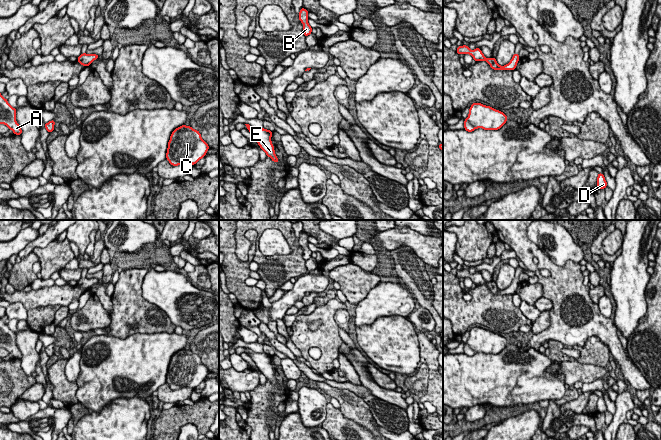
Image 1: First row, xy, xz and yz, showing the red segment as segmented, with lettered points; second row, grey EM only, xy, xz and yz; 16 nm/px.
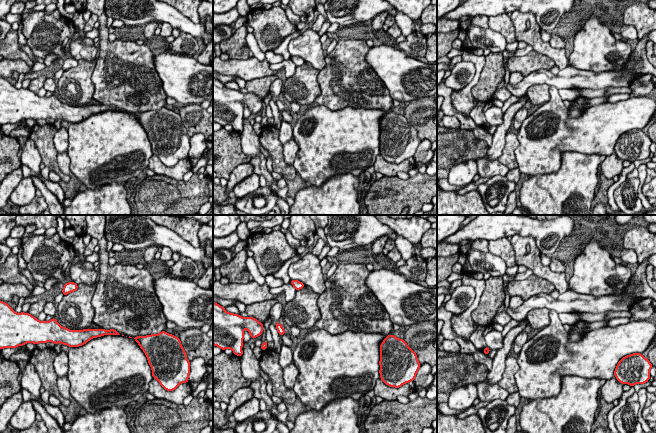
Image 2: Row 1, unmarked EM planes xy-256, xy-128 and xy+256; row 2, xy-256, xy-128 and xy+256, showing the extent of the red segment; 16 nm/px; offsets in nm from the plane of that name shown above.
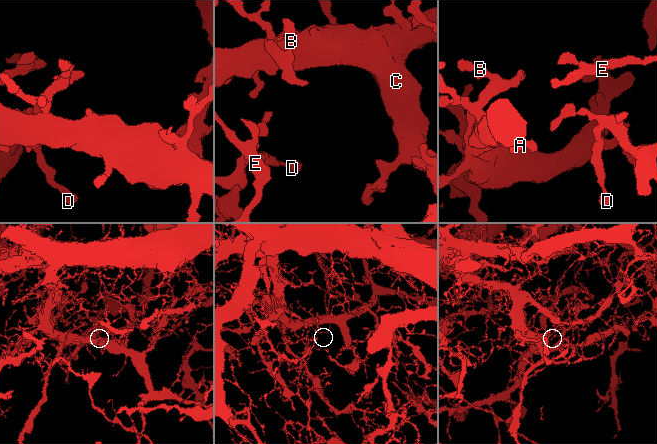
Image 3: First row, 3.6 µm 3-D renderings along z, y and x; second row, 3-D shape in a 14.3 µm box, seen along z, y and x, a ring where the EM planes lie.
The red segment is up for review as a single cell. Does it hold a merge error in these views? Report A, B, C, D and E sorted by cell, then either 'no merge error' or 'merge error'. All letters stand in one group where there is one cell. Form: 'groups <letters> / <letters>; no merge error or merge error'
groups A B C D E; no merge error

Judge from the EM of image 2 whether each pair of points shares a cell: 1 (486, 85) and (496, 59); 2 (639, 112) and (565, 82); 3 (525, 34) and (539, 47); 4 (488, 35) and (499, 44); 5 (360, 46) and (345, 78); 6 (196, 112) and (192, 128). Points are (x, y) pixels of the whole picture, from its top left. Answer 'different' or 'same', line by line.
1: same
2: different
3: same
4: same
5: same
6: same

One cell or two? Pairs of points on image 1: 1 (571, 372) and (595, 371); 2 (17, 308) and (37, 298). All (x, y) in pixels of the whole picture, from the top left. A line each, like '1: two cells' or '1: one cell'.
1: one cell
2: two cells

